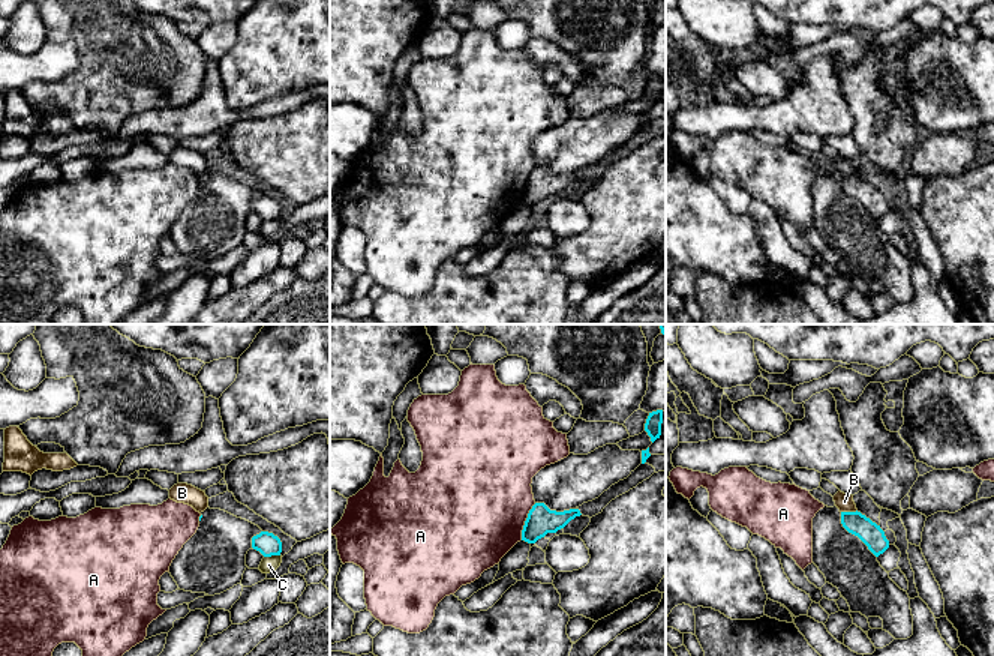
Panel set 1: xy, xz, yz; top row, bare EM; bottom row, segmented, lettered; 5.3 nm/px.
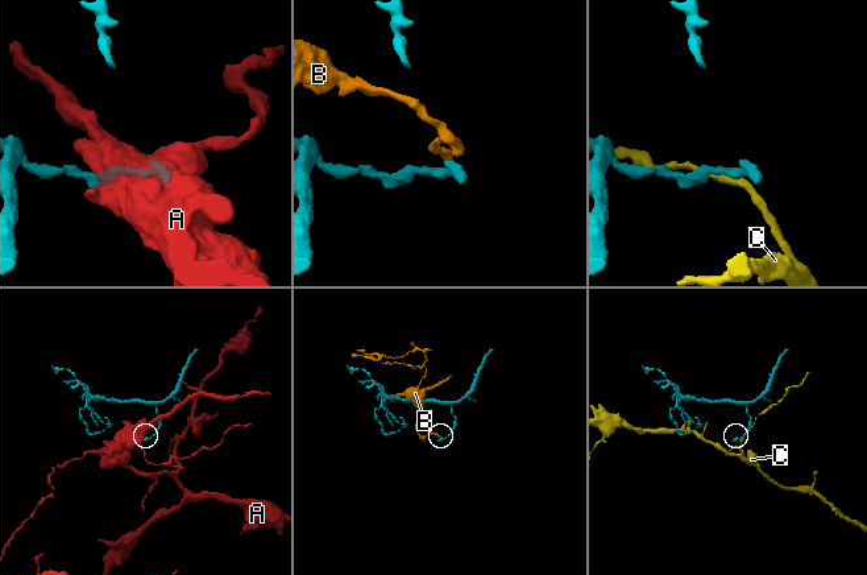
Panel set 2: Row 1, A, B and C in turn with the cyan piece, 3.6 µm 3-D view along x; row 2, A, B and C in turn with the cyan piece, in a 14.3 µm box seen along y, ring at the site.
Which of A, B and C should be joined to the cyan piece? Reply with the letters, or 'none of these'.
none of these

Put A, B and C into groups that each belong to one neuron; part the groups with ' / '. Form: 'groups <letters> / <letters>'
groups A / B / C

